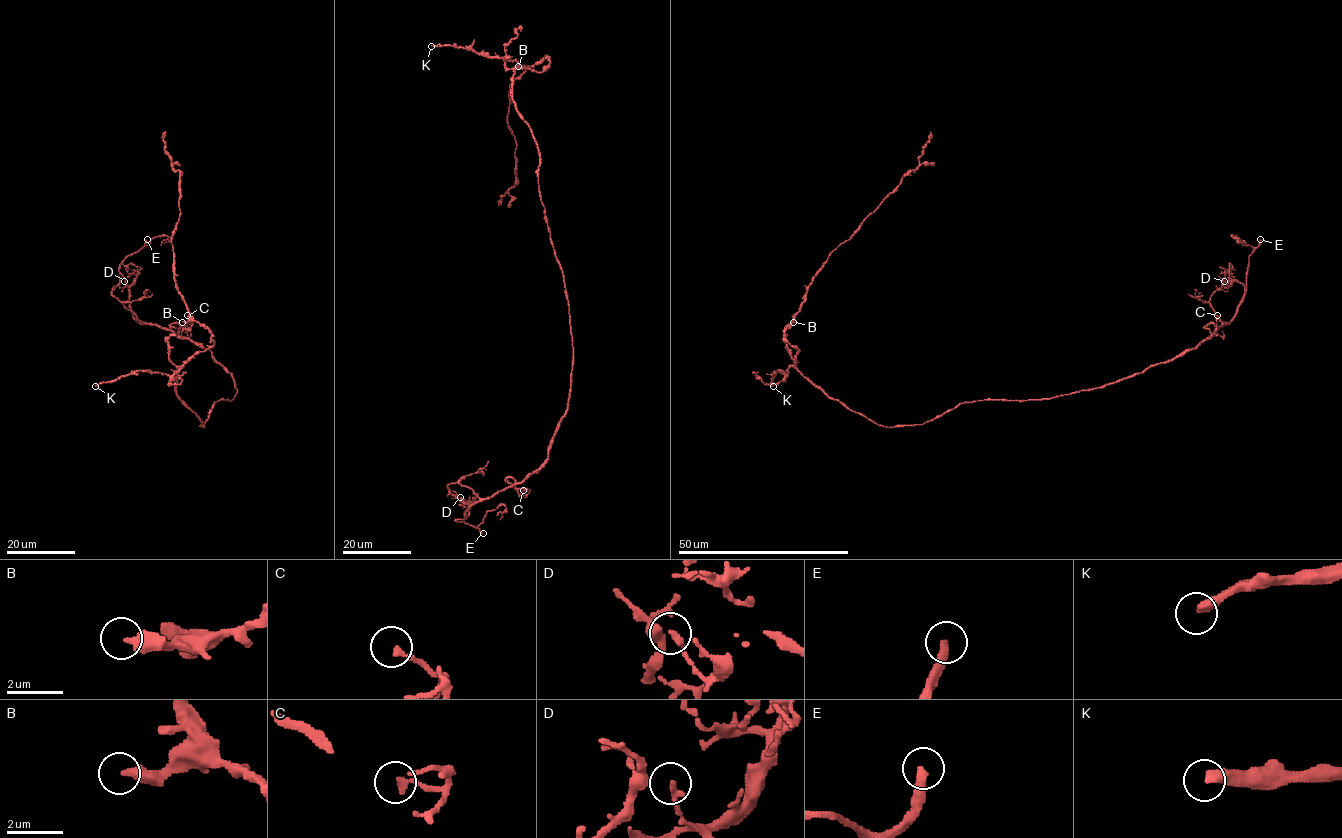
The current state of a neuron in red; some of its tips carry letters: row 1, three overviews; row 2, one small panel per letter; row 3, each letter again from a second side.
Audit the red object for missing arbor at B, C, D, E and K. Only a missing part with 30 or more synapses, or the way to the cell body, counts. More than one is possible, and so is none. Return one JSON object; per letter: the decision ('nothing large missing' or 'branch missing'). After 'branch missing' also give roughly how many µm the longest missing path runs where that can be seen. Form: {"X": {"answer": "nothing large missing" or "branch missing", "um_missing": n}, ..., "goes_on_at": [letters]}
{"B": {"answer": "nothing large missing"}, "C": {"answer": "nothing large missing"}, "D": {"answer": "nothing large missing"}, "E": {"answer": "branch missing", "um_missing": 60}, "K": {"answer": "branch missing", "um_missing": 70}, "goes_on_at": ["E", "K"]}

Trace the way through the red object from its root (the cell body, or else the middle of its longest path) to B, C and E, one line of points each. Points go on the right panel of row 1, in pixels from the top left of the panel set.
B: (945, 411), (922, 424), (885, 427), (829, 398), (795, 366), (799, 350), (785, 334), (793, 322)
C: (945, 411), (981, 400), (1050, 399), (1119, 382), (1194, 348), (1211, 335), (1207, 324), (1217, 327), (1217, 315)
E: (945, 411), (981, 400), (1050, 399), (1102, 388), (1183, 355), (1235, 316), (1245, 291), (1248, 257), (1260, 239)

